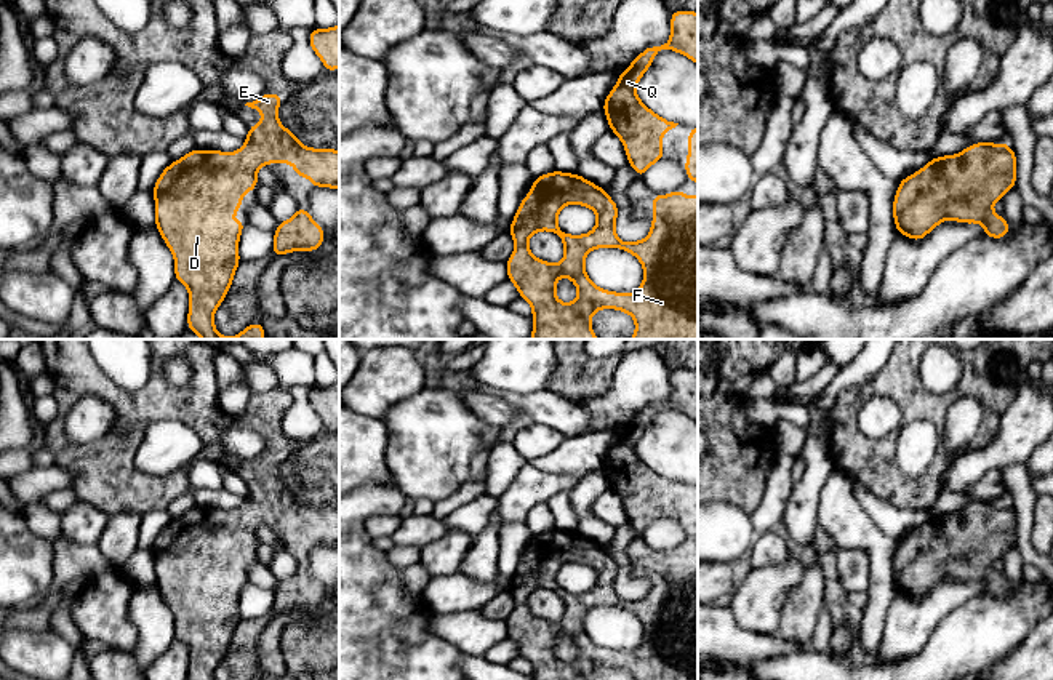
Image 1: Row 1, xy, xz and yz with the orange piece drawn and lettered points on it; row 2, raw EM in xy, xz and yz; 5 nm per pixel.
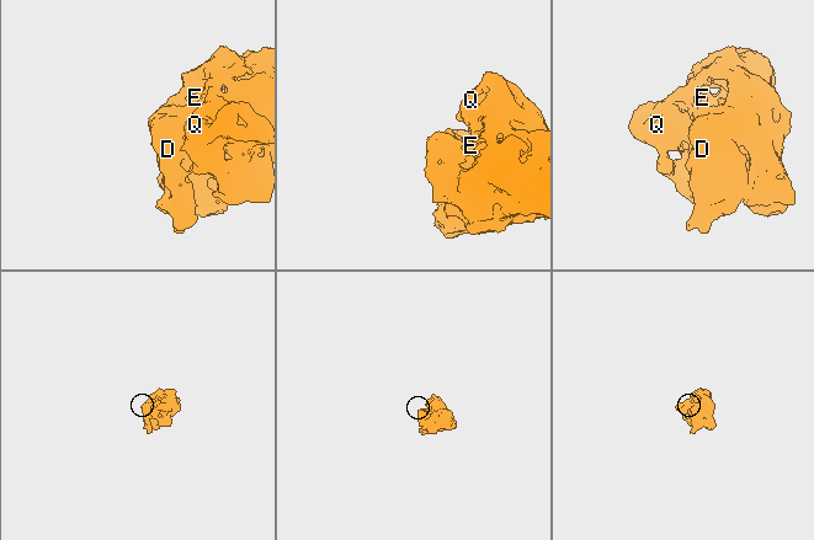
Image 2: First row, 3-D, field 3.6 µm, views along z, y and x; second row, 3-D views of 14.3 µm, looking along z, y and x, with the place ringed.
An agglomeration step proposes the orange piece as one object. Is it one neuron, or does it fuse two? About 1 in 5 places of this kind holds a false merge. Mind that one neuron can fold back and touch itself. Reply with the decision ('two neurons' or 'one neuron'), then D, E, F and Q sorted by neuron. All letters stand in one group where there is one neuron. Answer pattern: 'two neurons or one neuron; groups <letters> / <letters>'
one neuron; groups D E F Q

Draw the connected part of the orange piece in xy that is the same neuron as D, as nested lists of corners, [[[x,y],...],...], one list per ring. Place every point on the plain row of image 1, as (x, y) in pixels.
[[[269,451],[245,464],[261,469],[262,480],[248,483],[245,504],[237,510],[194,507],[171,520],[154,542],[155,586],[174,614],[174,638],[189,648],[187,680],[213,680],[235,637],[242,621],[238,597],[246,579],[226,579],[226,573],[238,573],[245,550],[256,549],[256,530],[267,522],[293,522],[294,534],[309,534],[312,546],[339,547],[339,509],[302,504],[294,491],[283,486],[277,472],[283,453]]]

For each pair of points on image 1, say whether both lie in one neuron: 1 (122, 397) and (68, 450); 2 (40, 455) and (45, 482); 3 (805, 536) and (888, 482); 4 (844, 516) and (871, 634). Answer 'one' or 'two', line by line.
1: one
2: two
3: two
4: one

